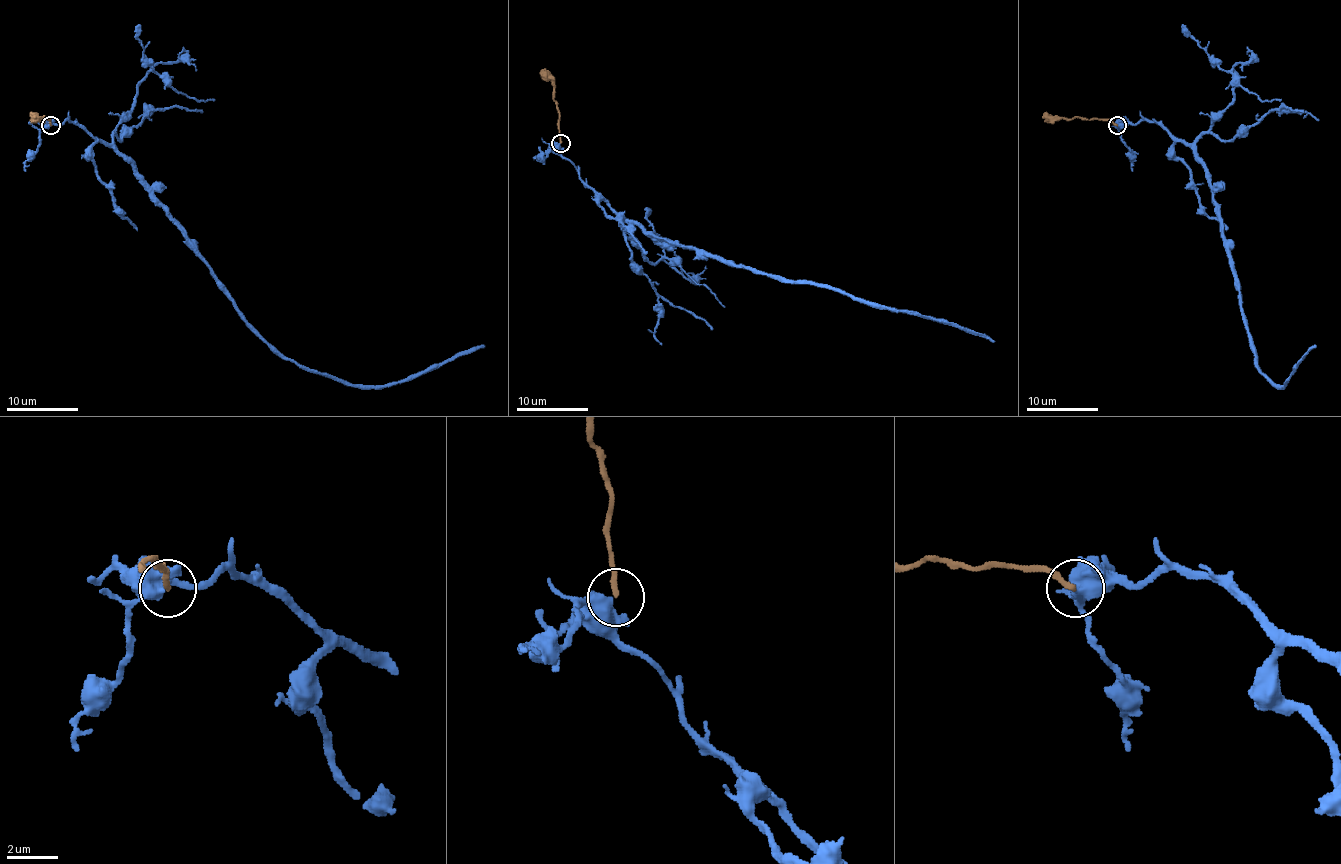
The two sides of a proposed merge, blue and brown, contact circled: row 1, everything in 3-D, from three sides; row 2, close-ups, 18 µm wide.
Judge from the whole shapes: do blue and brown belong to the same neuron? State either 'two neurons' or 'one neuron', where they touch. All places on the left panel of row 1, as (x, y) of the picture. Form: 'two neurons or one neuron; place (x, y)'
one neuron; place (50, 125)

